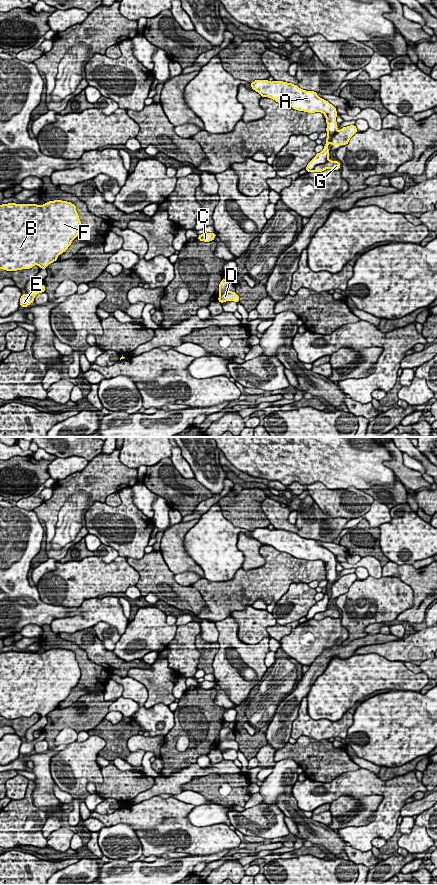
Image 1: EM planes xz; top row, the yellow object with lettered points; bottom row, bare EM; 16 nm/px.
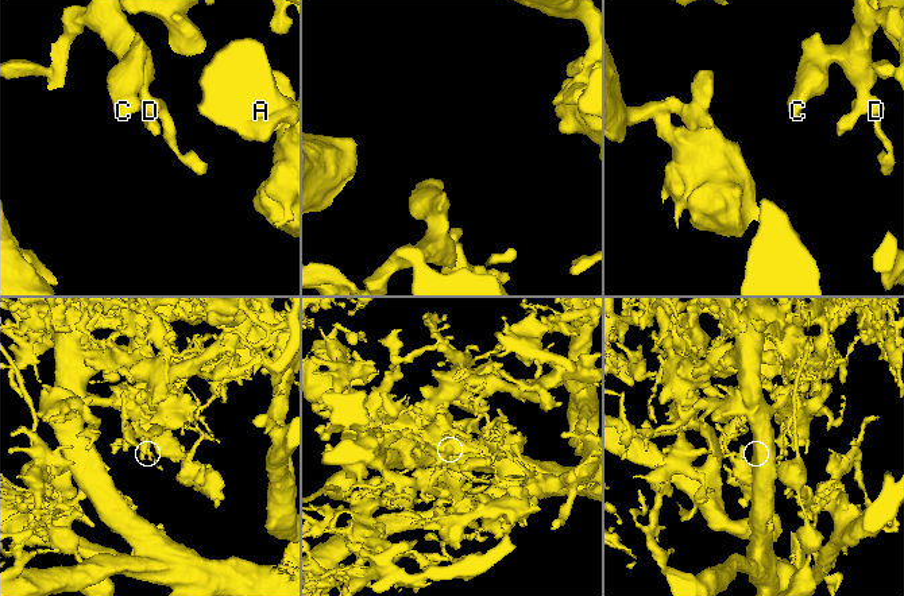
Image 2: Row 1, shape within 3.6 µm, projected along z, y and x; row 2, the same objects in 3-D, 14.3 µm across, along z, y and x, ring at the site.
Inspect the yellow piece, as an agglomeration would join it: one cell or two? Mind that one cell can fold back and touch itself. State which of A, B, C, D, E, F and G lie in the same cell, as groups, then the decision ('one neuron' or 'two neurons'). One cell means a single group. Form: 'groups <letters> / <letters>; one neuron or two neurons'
groups A B C D E F / G; two neurons

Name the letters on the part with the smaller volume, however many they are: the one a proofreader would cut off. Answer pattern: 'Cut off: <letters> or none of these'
Cut off: G

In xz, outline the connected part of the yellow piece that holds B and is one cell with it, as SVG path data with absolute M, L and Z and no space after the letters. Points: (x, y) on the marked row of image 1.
M54 200L44 205L8 203L0 205L0 269L17 271L38 265L41 269L57 260L81 230L76 206Z

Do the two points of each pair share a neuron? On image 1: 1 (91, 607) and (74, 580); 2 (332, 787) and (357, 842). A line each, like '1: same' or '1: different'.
1: different
2: same

